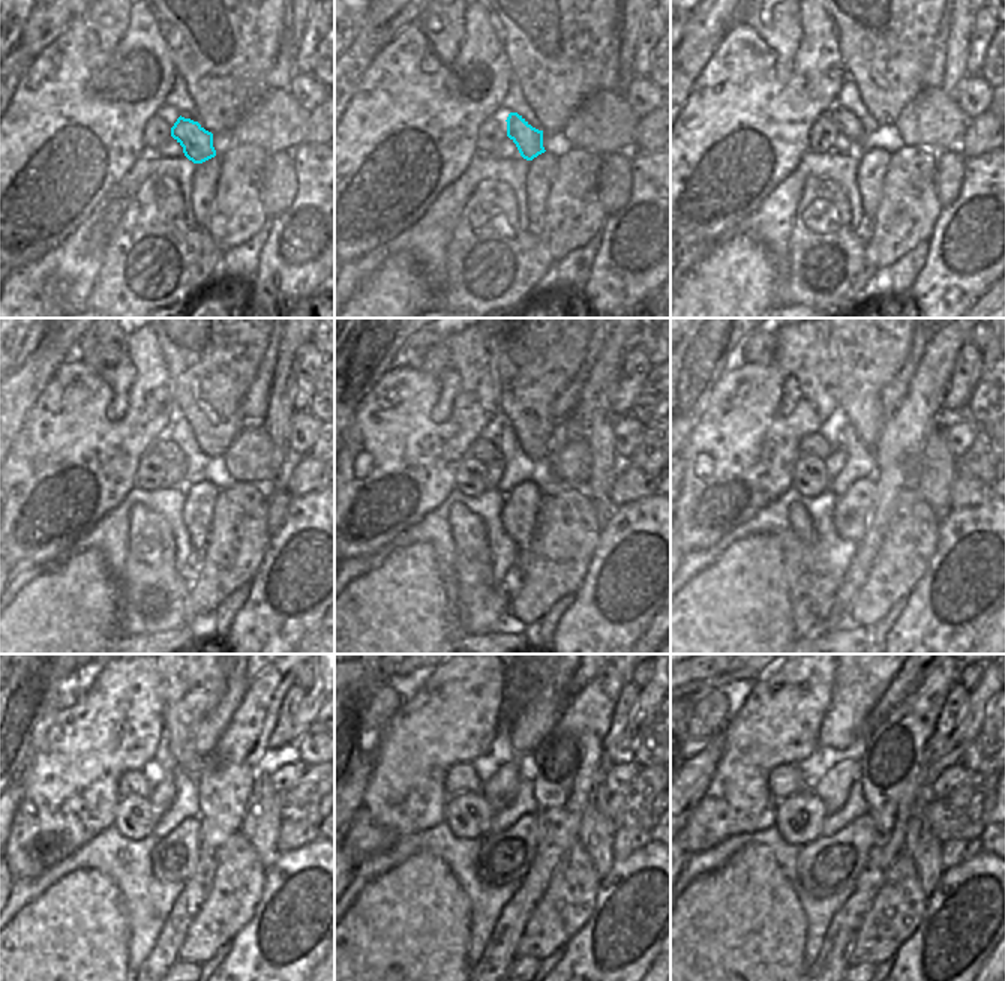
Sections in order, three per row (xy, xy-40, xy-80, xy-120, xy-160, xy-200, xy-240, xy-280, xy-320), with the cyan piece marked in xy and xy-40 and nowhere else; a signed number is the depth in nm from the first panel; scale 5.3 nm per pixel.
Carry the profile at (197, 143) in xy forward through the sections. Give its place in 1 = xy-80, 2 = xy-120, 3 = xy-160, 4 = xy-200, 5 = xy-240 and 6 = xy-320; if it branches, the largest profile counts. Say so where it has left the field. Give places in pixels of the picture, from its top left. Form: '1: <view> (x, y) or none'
1: xy-80 (845, 120)
2: xy-120 (171, 453)
3: xy-160 (482, 449)
4: xy-200 (813, 444)
5: xy-240 (132, 782)
6: xy-320 (785, 780)

